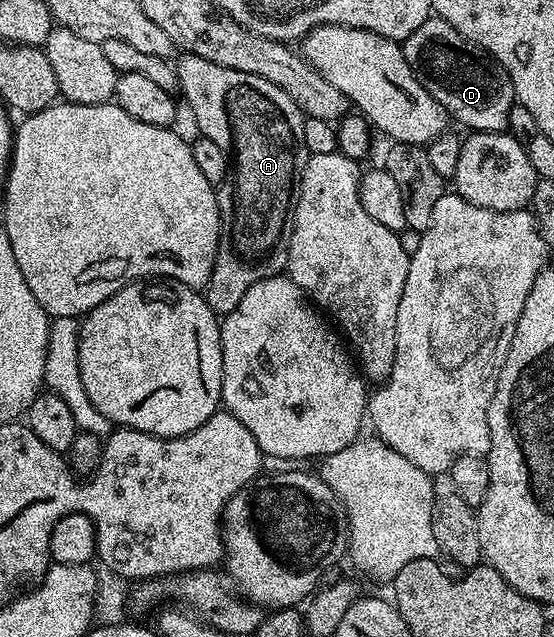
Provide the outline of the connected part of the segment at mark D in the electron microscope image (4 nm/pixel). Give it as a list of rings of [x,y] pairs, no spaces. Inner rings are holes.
[[[431,17],[411,33],[411,37],[403,40],[403,50],[407,57],[407,65],[415,73],[415,77],[420,83],[425,84],[425,88],[443,105],[443,109],[449,112],[454,120],[457,119],[463,126],[469,127],[470,132],[475,131],[505,131],[509,126],[509,114],[515,106],[515,96],[511,77],[506,73],[496,61],[486,53],[481,47],[477,47],[467,37],[463,37],[447,21]]]

